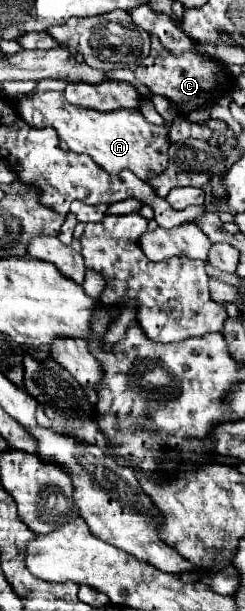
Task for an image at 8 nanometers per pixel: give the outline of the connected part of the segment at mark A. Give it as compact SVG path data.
M39 92L33 96L17 96L17 110L21 118L31 128L53 126L61 140L67 142L69 150L83 152L91 156L109 174L119 174L119 170L133 170L139 178L149 180L155 174L163 174L169 162L169 138L165 126L155 126L145 120L139 110L111 110L99 112L81 106L67 104L61 92Z

